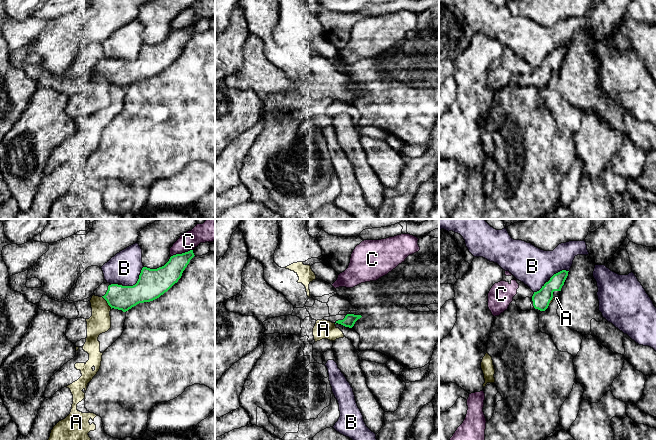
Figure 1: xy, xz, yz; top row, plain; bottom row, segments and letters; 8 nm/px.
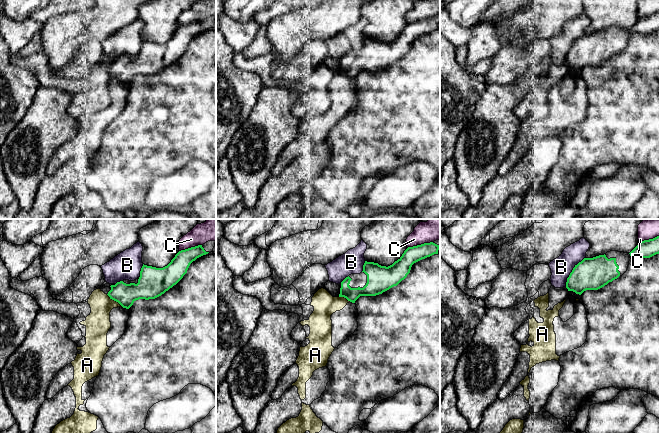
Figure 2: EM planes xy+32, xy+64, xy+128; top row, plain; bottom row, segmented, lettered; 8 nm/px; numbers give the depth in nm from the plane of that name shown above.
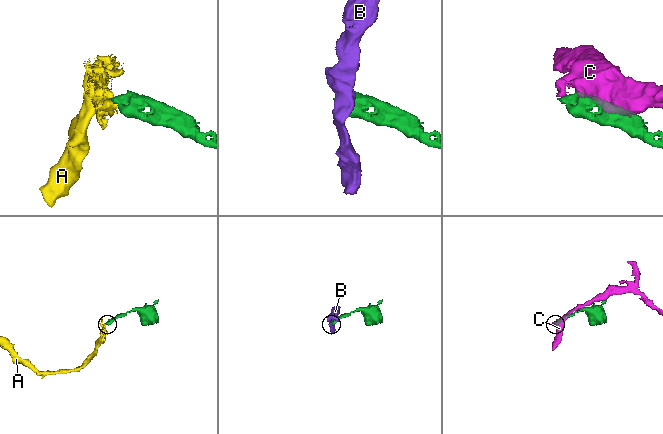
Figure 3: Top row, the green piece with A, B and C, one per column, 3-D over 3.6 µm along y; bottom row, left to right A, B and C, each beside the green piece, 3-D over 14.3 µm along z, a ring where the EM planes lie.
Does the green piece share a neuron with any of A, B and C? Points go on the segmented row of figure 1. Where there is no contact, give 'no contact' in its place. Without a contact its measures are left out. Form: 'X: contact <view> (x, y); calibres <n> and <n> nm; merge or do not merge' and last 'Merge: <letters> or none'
A: contact xy (107, 302); calibres 190 and 180 nm; do not merge
B: contact xy (137, 281); calibres 240 and 260 nm; do not merge
C: contact xy (182, 253); calibres 180 and 160 nm; do not merge
Merge: none

